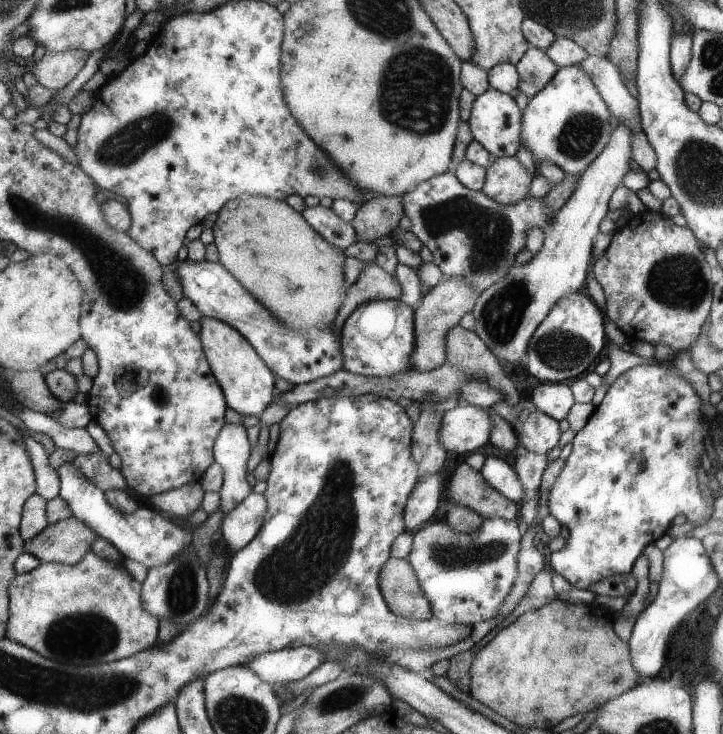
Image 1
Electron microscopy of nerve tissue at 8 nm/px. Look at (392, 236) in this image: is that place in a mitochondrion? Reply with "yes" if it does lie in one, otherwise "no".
no

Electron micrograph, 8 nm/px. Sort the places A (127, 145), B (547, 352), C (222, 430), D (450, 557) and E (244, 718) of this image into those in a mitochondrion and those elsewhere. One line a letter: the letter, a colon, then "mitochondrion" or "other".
A: mitochondrion
B: mitochondrion
C: other
D: mitochondrion
E: mitochondrion

